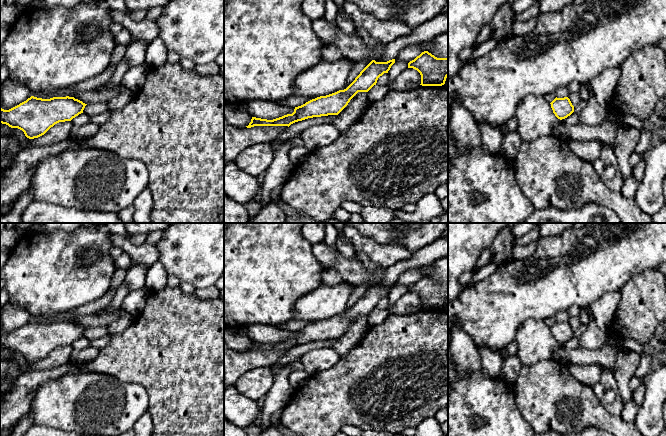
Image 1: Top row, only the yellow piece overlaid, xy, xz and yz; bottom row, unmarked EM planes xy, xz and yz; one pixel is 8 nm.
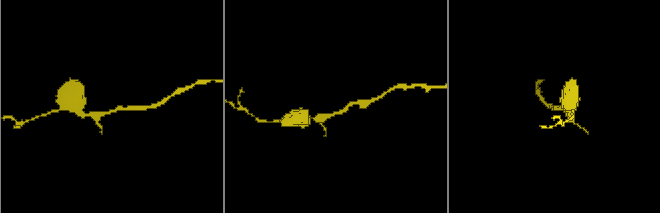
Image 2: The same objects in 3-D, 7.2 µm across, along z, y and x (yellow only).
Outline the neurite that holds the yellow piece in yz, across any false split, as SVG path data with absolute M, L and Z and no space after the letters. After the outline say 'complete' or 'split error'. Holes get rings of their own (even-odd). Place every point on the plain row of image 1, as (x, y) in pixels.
M556 321L550 328L553 337L560 344L567 342L574 336L574 330L568 321Z; complete

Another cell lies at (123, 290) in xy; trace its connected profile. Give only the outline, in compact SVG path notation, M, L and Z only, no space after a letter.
M122 284L115 294L114 298L112 299L111 303L105 307L98 307L97 311L94 313L95 315L102 315L105 313L113 312L114 310L117 310L121 308L122 302L124 298L129 294L130 288L126 284Z

